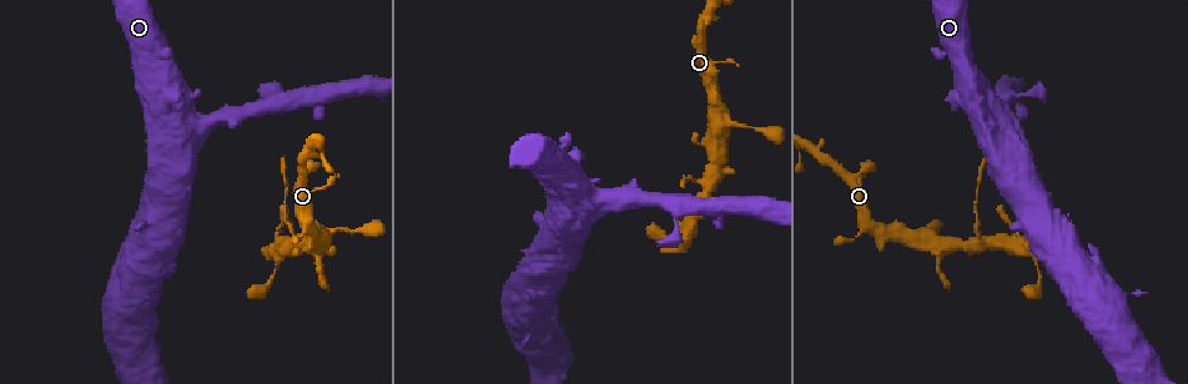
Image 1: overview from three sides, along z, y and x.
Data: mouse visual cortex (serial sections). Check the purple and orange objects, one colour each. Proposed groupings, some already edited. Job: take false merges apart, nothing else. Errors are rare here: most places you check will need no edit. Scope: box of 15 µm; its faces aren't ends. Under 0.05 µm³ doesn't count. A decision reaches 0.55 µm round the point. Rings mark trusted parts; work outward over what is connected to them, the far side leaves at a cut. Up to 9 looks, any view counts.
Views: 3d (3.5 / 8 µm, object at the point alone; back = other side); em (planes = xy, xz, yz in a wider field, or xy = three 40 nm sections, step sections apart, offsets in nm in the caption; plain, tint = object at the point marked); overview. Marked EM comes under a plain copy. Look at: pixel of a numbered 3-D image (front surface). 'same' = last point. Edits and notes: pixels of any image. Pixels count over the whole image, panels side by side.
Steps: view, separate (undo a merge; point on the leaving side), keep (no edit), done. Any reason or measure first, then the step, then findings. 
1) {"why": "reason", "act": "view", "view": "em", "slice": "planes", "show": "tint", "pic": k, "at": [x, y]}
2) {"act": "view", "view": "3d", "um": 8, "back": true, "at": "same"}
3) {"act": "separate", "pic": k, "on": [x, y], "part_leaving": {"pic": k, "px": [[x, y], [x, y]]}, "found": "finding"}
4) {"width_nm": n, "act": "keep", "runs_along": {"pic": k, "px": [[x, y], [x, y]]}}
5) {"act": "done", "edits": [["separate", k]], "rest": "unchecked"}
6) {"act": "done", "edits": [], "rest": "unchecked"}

{"why": "thick turns thin", "act": "view", "view": "3d", "um": 3.5, "pic": 1, "at": [155, 62]}

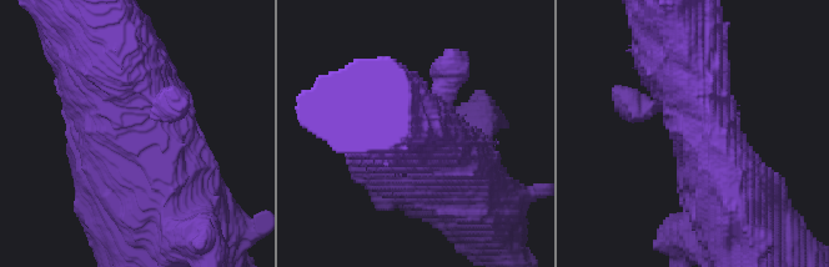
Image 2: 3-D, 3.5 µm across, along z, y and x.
{"why": "shape alone is not enough", "act": "view", "view": "em", "slice": "xy", "step": 5, "show": "tint", "pic": 2, "at": [142, 128]}

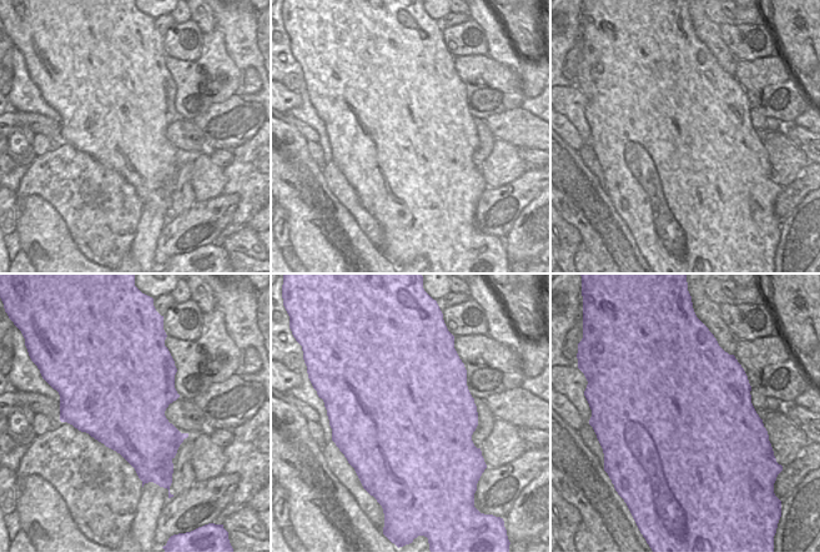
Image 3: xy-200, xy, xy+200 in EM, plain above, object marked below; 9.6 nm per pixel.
{"act": "keep", "runs_along": {"pic": 2, "px": [[109, 56], [159, 164], [166, 202]]}, "found": "one cell here"}

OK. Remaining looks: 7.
{"why": "sharp bend", "act": "view", "view": "3d", "um": 8, "pic": 1, "at": [193, 127]}

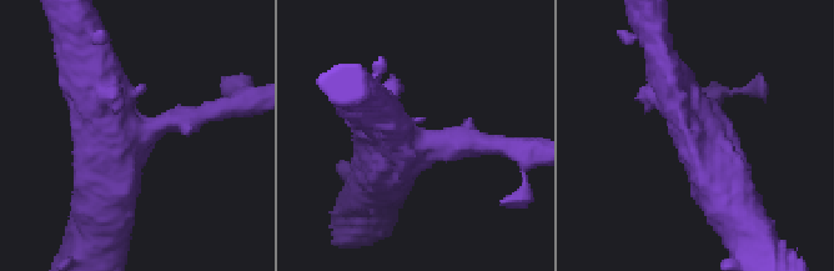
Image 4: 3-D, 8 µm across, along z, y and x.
{"act": "view", "view": "em", "slice": "xy", "step": 1, "show": "tint", "pic": 4, "at": [136, 135]}

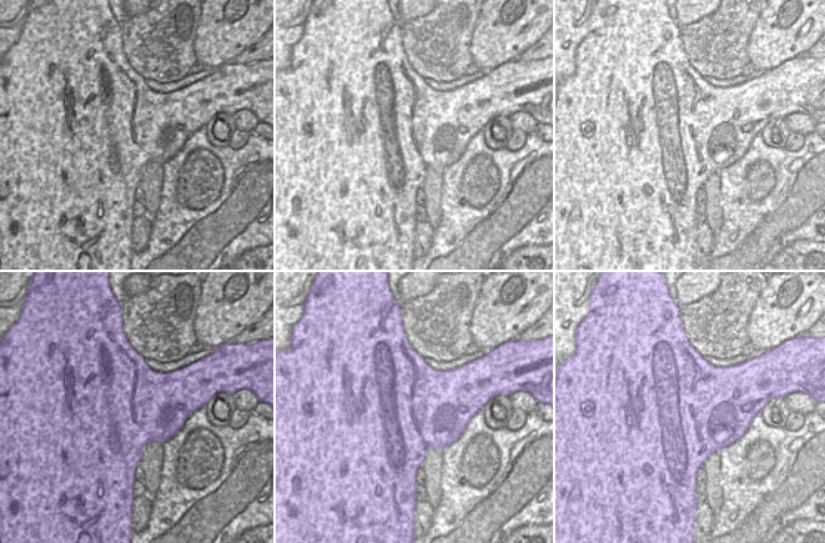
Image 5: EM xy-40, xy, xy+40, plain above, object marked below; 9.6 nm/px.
{"act": "keep", "runs_along": {"pic": 4, "px": [[677, 104], [707, 149], [709, 167]]}, "found": "one cell here"}

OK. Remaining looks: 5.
{"act": "view", "view": "3d", "um": 3.5, "pic": 1, "at": [156, 229]}

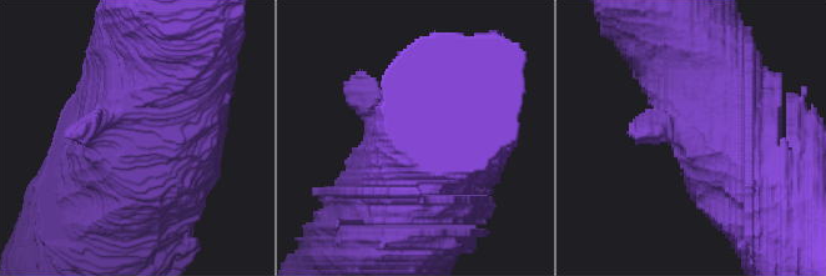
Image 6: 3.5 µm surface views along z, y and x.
{"act": "keep", "runs_along": {"pic": 6, "px": [[681, 31], [729, 181]]}, "found": "continuous, no second cell"}

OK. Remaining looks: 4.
{"act": "view", "view": "3d", "um": 3.5, "pic": 1, "at": [703, 72]}

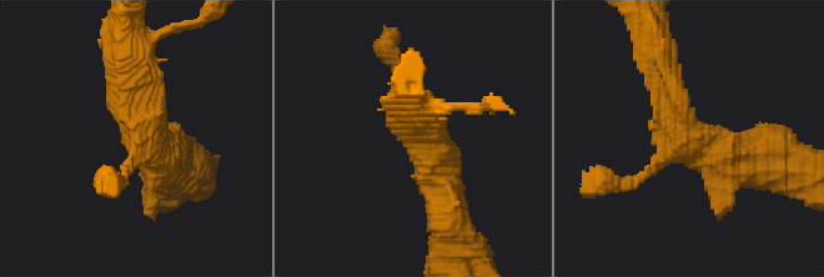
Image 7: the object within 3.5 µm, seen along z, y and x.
{"act": "view", "view": "em", "slice": "xy", "step": 5, "show": "tint", "pic": 7, "at": [144, 131]}

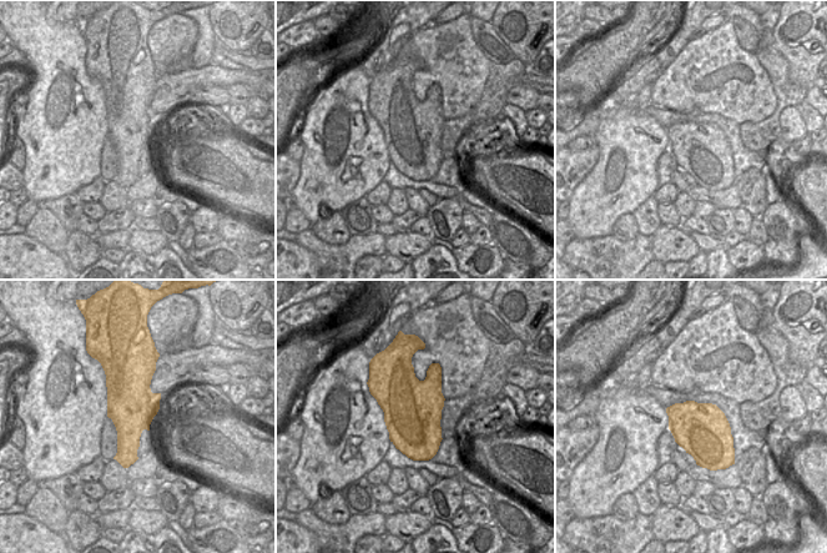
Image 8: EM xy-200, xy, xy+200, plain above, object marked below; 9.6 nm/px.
{"act": "keep", "found": "continuous, no second cell"}

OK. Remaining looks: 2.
{"act": "done", "edits": [], "rest": "unchecked"}

